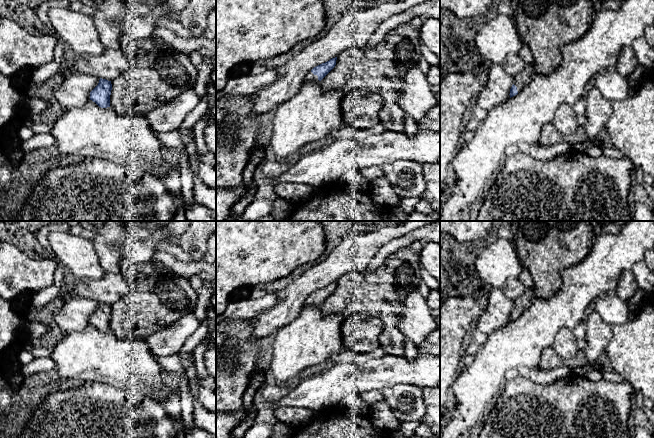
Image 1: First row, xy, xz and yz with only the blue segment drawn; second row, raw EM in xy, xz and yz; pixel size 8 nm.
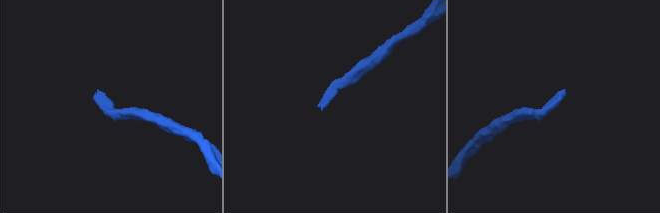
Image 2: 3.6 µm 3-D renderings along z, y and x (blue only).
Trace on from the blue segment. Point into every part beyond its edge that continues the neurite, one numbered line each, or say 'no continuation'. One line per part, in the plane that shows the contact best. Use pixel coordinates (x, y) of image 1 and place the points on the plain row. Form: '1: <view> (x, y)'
1: xz (310, 302)

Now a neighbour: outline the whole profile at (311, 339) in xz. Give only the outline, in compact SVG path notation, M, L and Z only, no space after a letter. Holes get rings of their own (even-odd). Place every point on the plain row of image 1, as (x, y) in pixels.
M321 305L304 307L299 316L276 333L273 343L269 372L278 385L287 385L300 377L301 372L311 366L330 363L333 354L344 346L341 335L343 317L338 314L324 316Z

